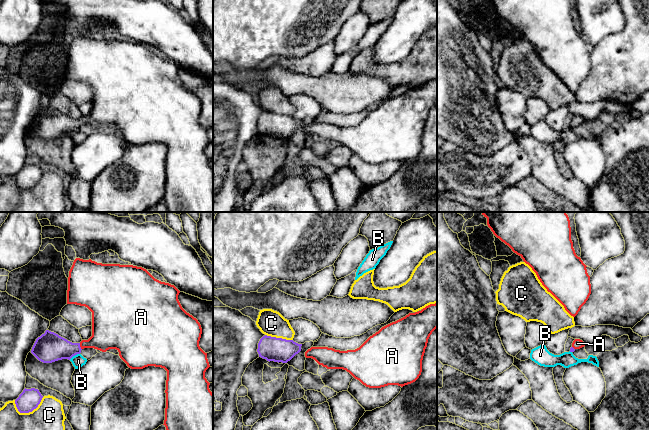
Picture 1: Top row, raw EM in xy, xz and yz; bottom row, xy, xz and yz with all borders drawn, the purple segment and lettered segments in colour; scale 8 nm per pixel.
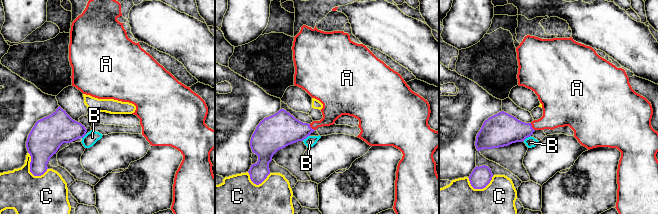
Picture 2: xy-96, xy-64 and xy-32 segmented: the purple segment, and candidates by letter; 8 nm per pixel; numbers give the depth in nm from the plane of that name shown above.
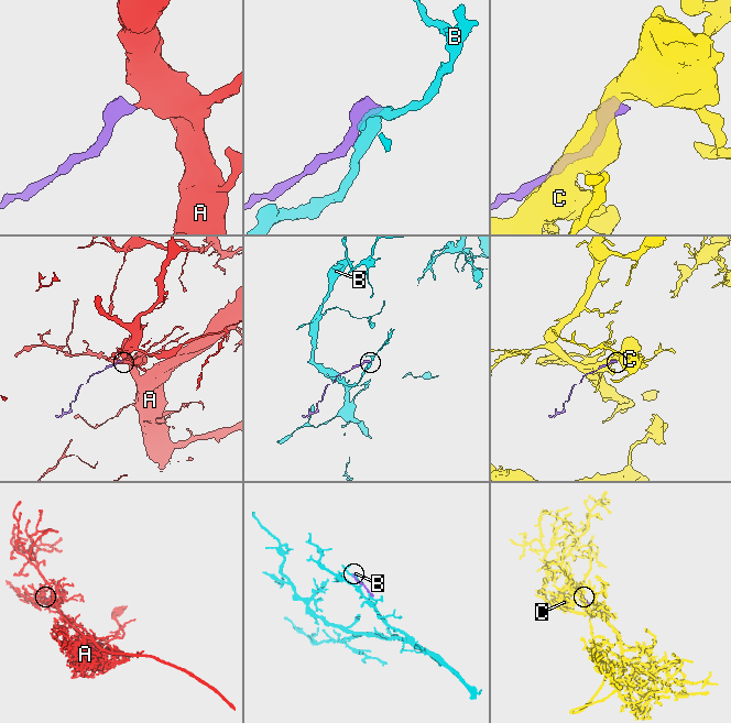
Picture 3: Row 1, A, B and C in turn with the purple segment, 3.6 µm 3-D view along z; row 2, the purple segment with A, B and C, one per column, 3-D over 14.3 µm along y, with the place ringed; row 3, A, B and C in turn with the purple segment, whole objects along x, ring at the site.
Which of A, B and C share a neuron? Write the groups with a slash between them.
A / B / C

